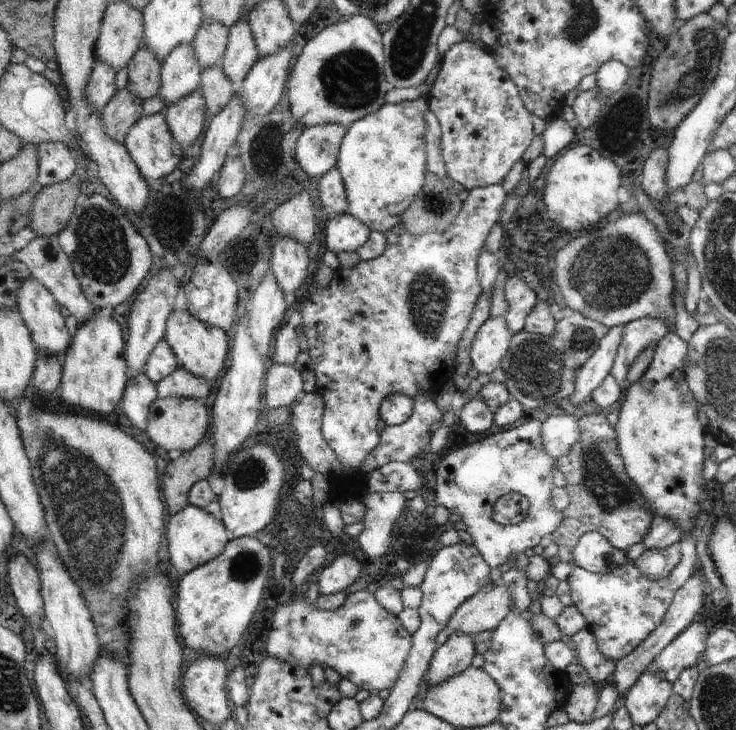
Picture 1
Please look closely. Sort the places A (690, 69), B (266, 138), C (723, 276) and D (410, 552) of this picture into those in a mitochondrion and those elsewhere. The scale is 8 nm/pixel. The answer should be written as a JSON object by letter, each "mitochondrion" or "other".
{"A":"mitochondrion","B":"mitochondrion","C":"mitochondrion","D":"other"}

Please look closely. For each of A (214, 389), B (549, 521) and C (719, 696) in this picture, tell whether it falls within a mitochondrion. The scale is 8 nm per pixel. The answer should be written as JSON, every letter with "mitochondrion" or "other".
{"A":"other","B":"other","C":"mitochondrion"}

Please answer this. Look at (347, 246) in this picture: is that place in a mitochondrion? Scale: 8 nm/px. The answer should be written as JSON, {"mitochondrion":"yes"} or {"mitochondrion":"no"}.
{"mitochondrion":"no"}

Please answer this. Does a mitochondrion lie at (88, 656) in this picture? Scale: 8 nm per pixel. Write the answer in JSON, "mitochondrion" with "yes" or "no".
{"mitochondrion":"no"}

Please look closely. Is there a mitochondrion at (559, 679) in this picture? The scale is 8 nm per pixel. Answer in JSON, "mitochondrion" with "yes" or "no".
{"mitochondrion":"no"}

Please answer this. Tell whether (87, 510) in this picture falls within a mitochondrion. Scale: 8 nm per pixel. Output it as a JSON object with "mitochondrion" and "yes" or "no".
{"mitochondrion":"yes"}

